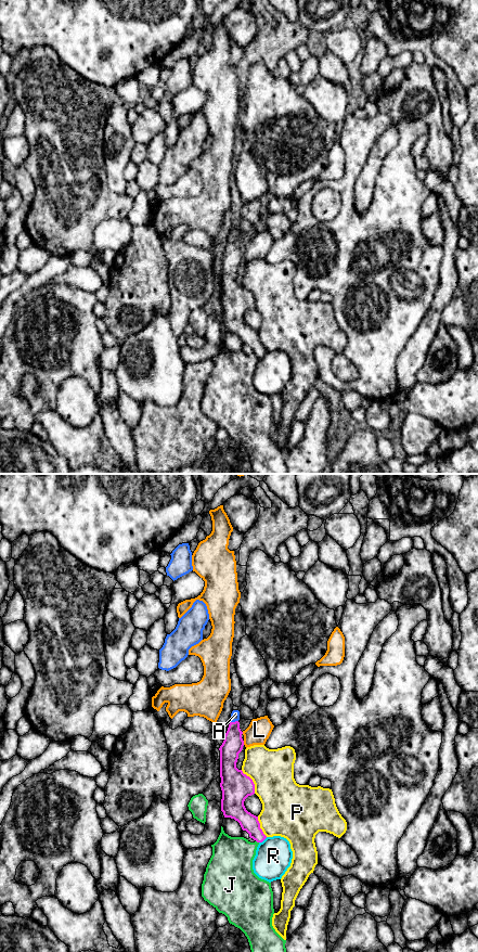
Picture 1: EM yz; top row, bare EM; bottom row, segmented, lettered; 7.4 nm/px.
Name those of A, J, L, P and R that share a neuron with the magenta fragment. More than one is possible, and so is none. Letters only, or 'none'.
A

